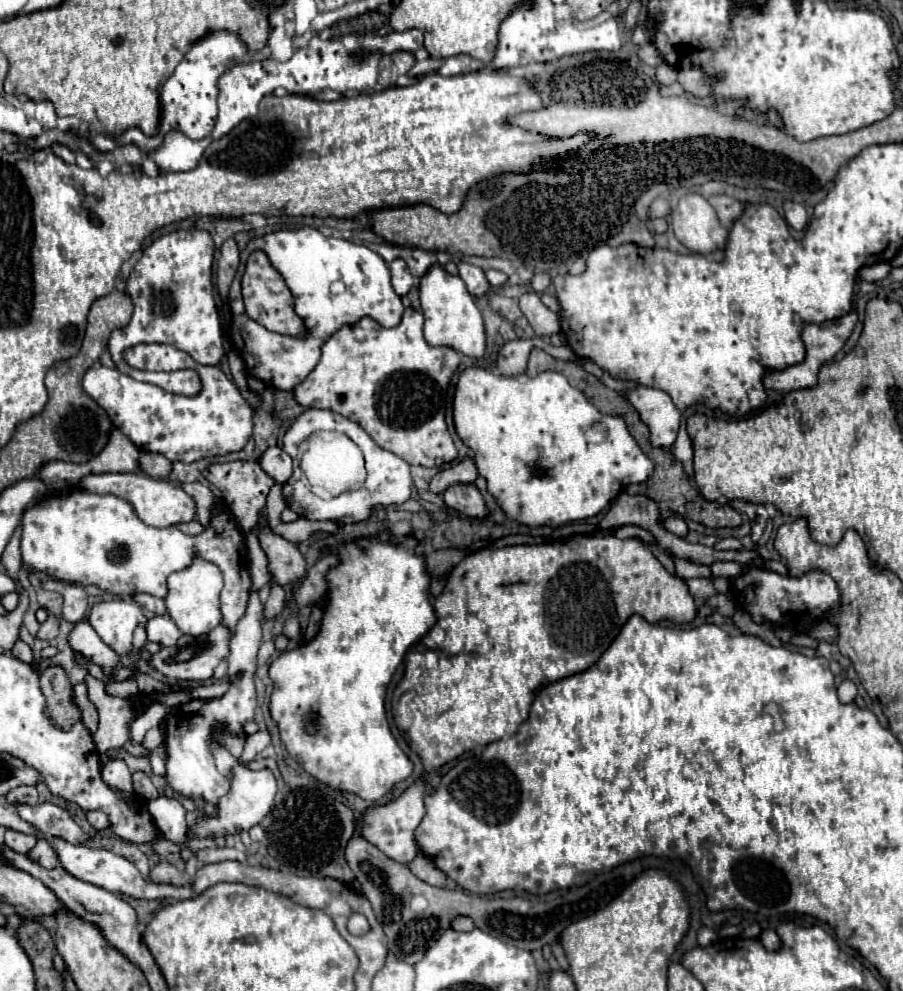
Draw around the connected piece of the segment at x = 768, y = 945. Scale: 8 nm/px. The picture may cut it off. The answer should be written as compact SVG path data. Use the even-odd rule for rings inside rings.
M764 930L760 934L760 942L764 944L766 950L776 950L780 946L780 938L778 938L778 934L774 930Z

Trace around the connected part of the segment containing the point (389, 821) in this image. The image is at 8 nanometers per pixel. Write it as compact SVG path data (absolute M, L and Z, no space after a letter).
M416 780L400 798L388 802L386 806L372 808L362 818L362 834L368 842L378 846L384 854L394 858L396 862L408 864L416 858L416 844L414 844L414 830L424 818L424 782Z

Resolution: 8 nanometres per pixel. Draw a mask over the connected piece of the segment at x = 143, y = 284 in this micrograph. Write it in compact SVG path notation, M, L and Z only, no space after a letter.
M198 228L168 232L144 248L126 288L134 302L134 314L128 326L112 332L108 342L110 356L122 374L140 382L162 386L174 394L196 394L200 390L200 378L196 372L140 372L122 360L122 352L136 344L164 342L188 352L196 362L212 366L220 362L224 356L224 346L220 316L212 292L212 260L214 240L208 232Z

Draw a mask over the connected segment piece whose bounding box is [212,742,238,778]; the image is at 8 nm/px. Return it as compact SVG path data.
M218 742L212 744L212 754L214 754L214 760L216 760L218 770L220 770L226 778L232 778L232 770L236 768L238 760L236 760L222 744L218 744Z

